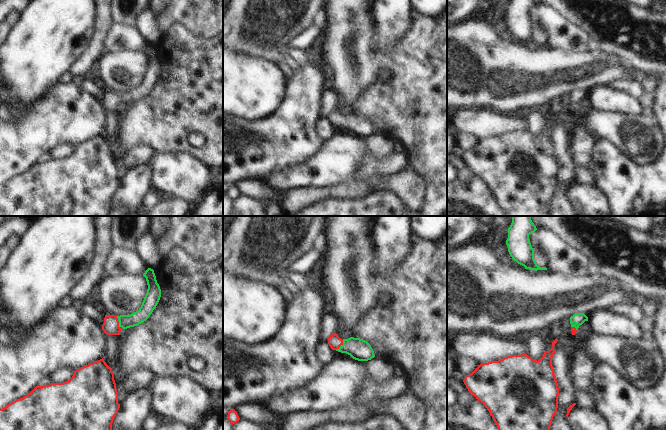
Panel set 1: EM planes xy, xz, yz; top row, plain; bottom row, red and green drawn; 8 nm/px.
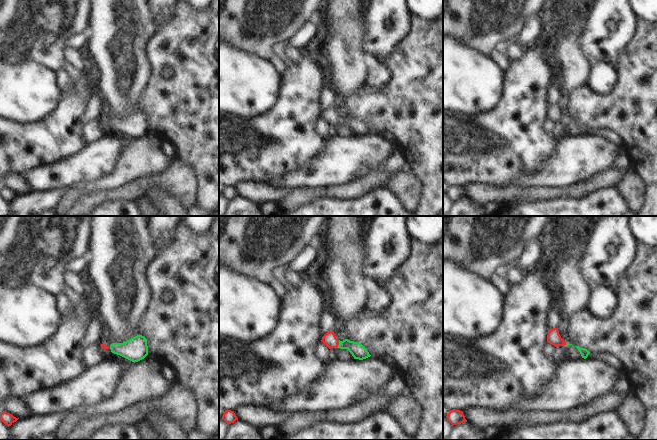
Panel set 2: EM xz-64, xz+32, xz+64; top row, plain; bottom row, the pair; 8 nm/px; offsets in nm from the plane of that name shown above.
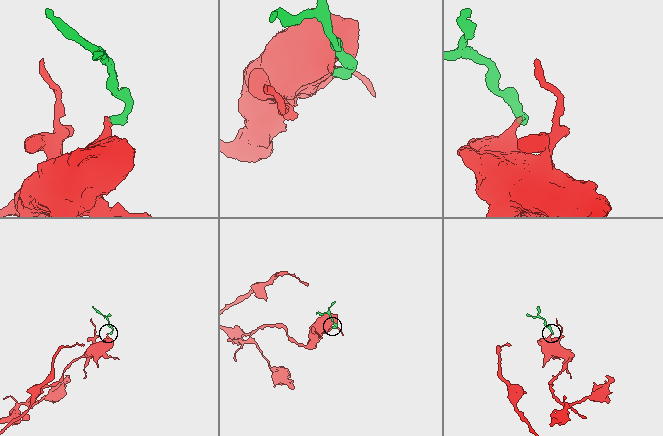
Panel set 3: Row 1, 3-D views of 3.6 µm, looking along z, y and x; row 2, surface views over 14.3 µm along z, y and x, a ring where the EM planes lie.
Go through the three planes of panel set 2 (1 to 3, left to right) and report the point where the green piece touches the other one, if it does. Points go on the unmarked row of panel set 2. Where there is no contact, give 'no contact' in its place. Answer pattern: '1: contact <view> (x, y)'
1: no contact
2: contact xz+32 (338, 120)
3: contact xz+64 (564, 120)

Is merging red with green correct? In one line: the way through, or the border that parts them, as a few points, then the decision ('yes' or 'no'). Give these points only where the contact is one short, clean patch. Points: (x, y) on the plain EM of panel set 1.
across xz (334, 117), (341, 120), (359, 125) | yes

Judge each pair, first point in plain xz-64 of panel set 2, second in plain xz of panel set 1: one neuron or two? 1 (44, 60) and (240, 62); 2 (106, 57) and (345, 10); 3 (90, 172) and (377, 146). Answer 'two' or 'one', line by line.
1: two
2: one
3: one

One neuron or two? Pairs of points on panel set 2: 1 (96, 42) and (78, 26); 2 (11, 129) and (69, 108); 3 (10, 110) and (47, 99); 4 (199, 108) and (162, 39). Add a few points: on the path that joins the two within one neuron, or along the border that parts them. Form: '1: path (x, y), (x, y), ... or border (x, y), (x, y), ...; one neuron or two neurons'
1: border (89, 10), (87, 27); two neurons
2: path (25, 131), (46, 131), (55, 122); one neuron
3: path (19, 101), (21, 99), (38, 99); one neuron
4: path (198, 90), (193, 85), (193, 74), (176, 54); one neuron

